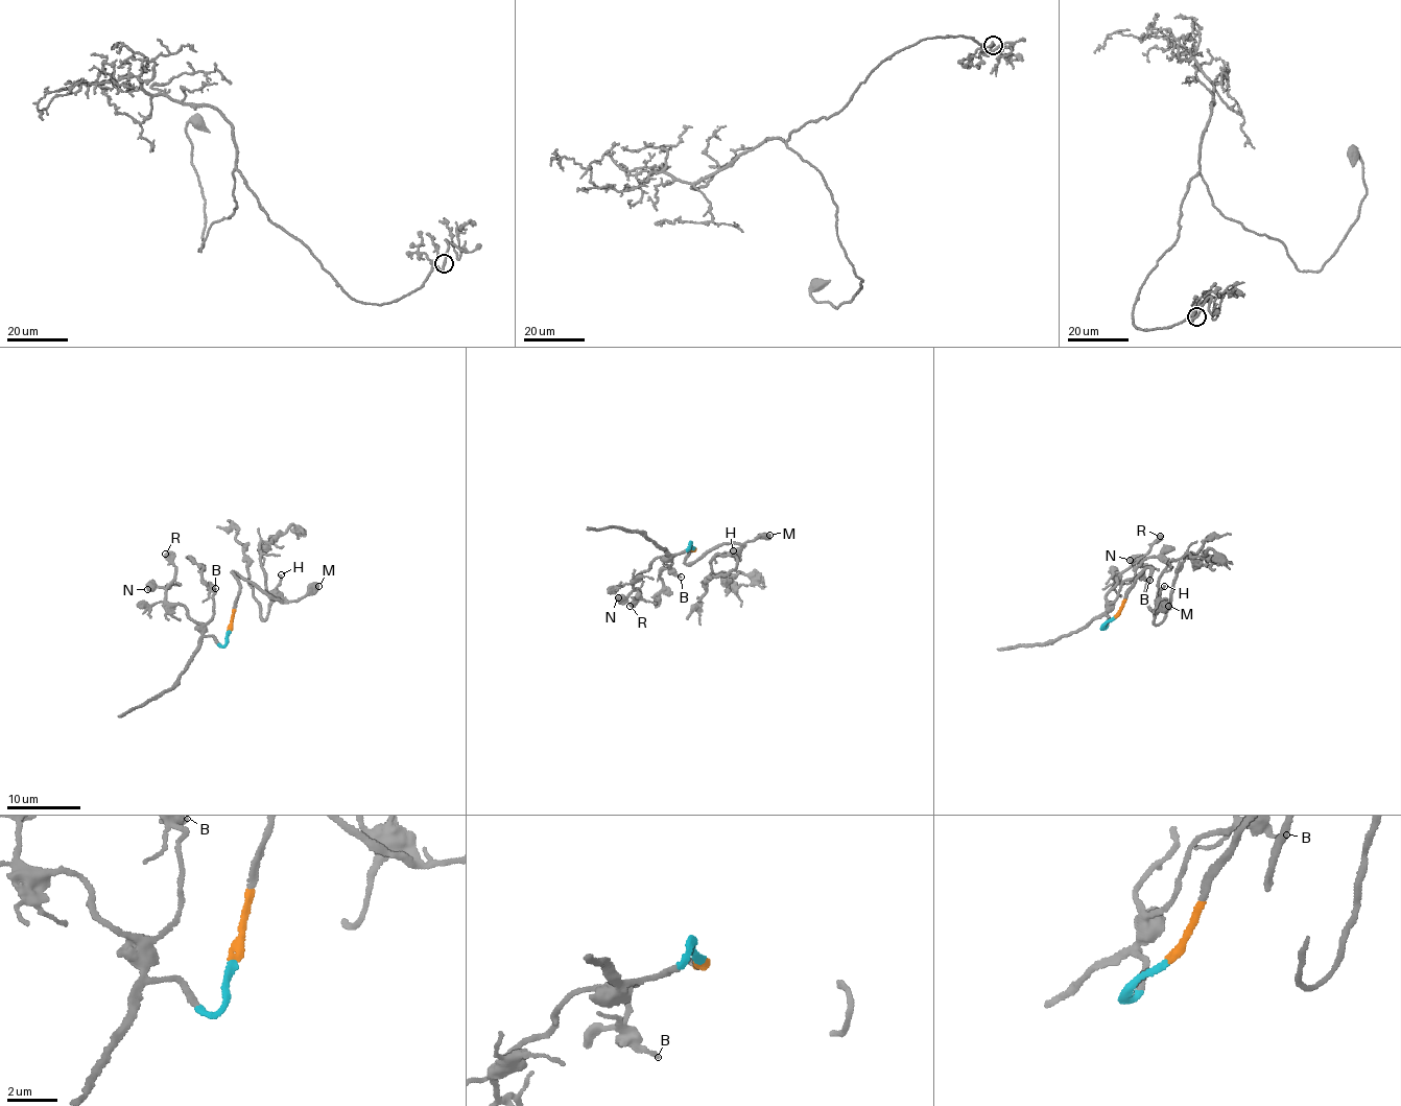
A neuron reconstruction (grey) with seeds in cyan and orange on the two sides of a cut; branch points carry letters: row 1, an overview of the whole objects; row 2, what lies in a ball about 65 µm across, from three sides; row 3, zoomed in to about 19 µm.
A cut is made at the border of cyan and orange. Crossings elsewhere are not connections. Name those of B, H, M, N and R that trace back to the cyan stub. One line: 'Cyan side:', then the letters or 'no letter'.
Cyan side: B, N, R

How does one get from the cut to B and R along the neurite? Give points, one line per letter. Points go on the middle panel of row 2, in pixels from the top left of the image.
B: (692, 548), (690, 544), (668, 558), (671, 568), (681, 577)
R: (692, 548), (690, 544), (672, 557), (659, 557), (633, 582), (639, 592), (630, 606)

